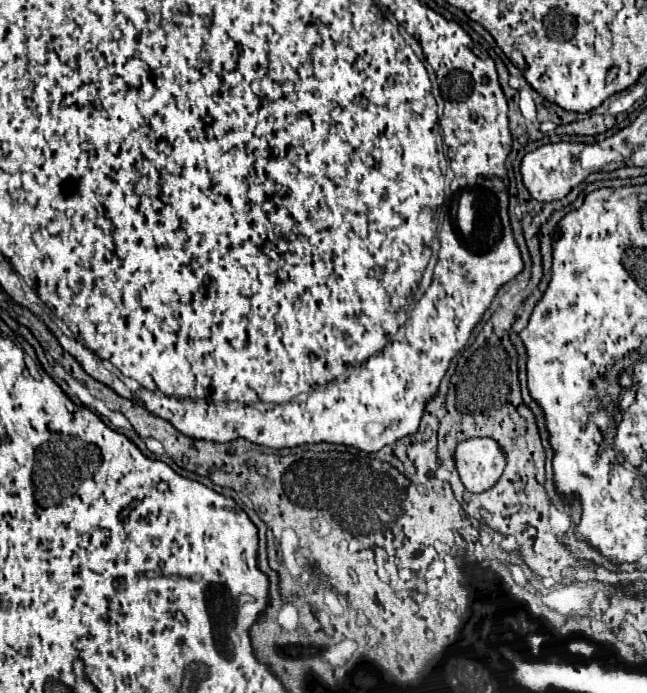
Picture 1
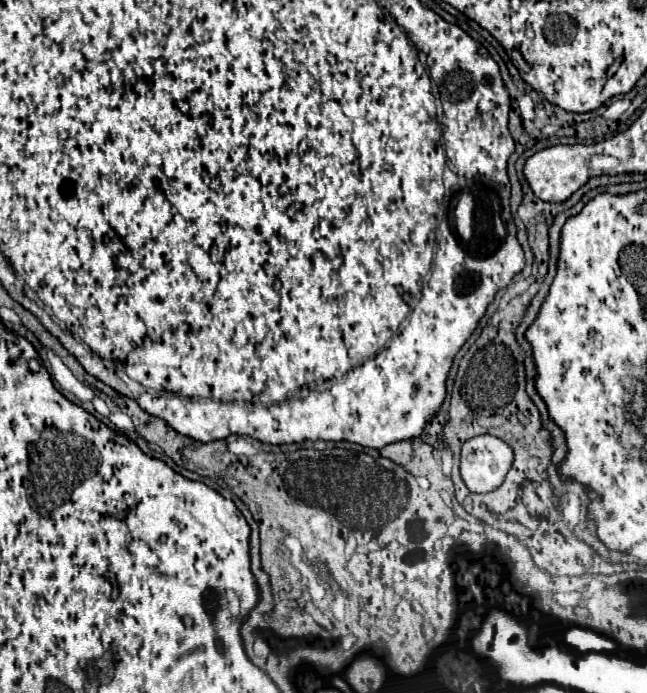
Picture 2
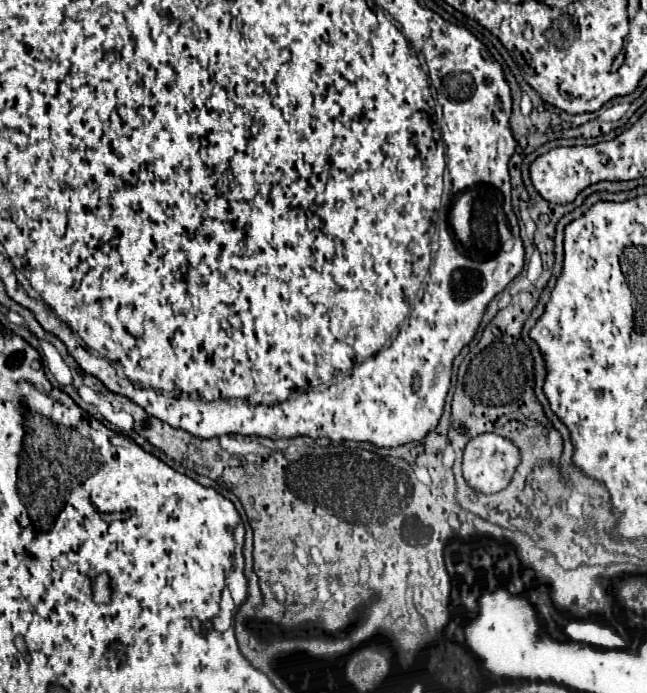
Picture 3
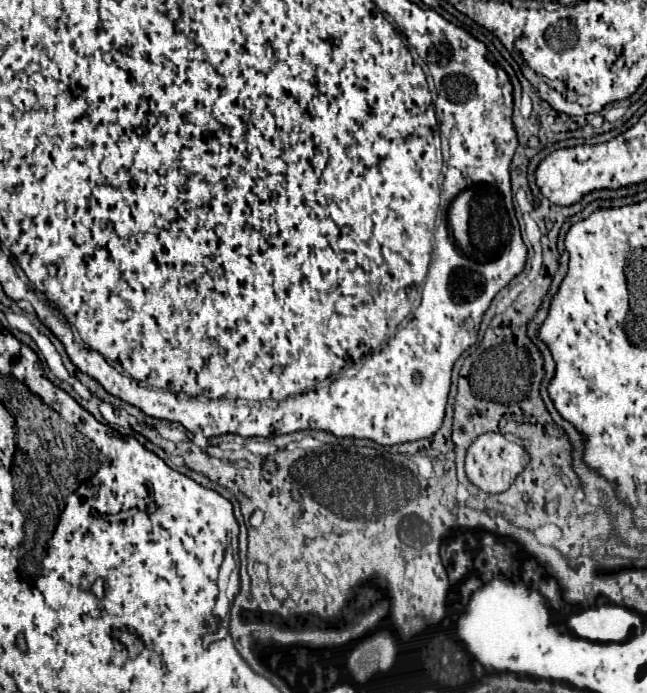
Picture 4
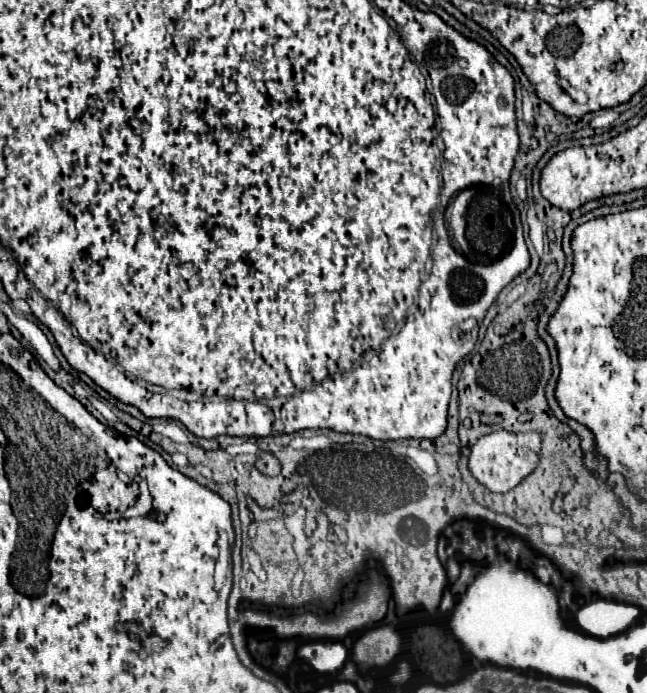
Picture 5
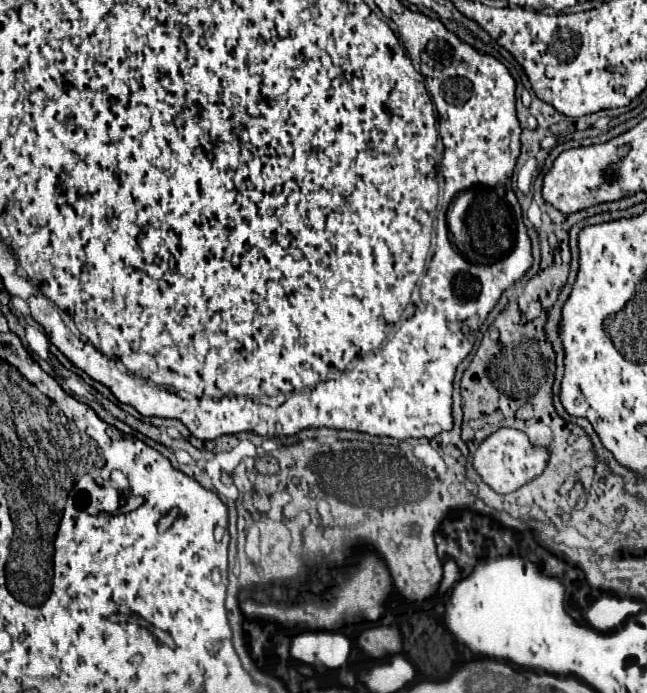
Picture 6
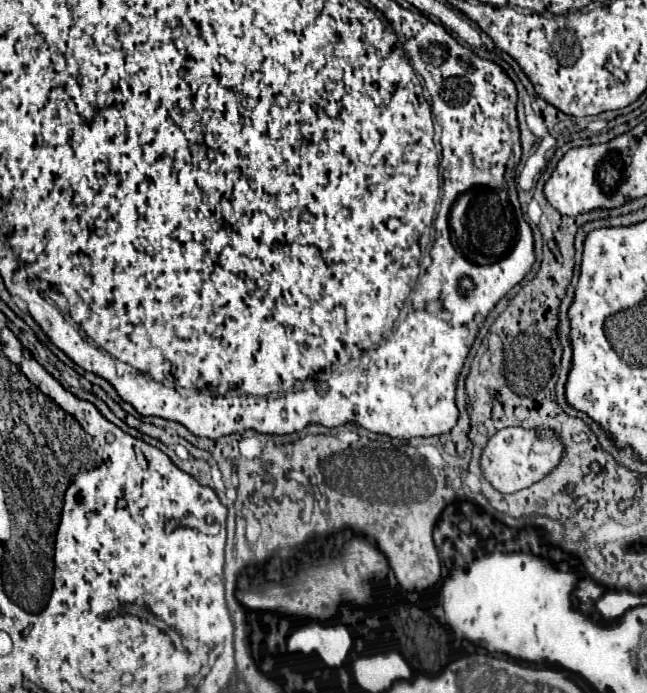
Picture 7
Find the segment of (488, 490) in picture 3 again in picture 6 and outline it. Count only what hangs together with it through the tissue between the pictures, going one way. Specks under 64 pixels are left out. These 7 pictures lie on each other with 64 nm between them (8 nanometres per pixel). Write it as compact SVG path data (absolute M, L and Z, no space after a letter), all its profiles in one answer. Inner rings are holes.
M500 428L492 436L488 436L476 450L474 454L474 468L482 476L482 480L496 492L508 494L524 486L526 482L534 480L544 472L546 464L550 460L550 450L548 448L538 448L534 446L528 436L516 428Z

